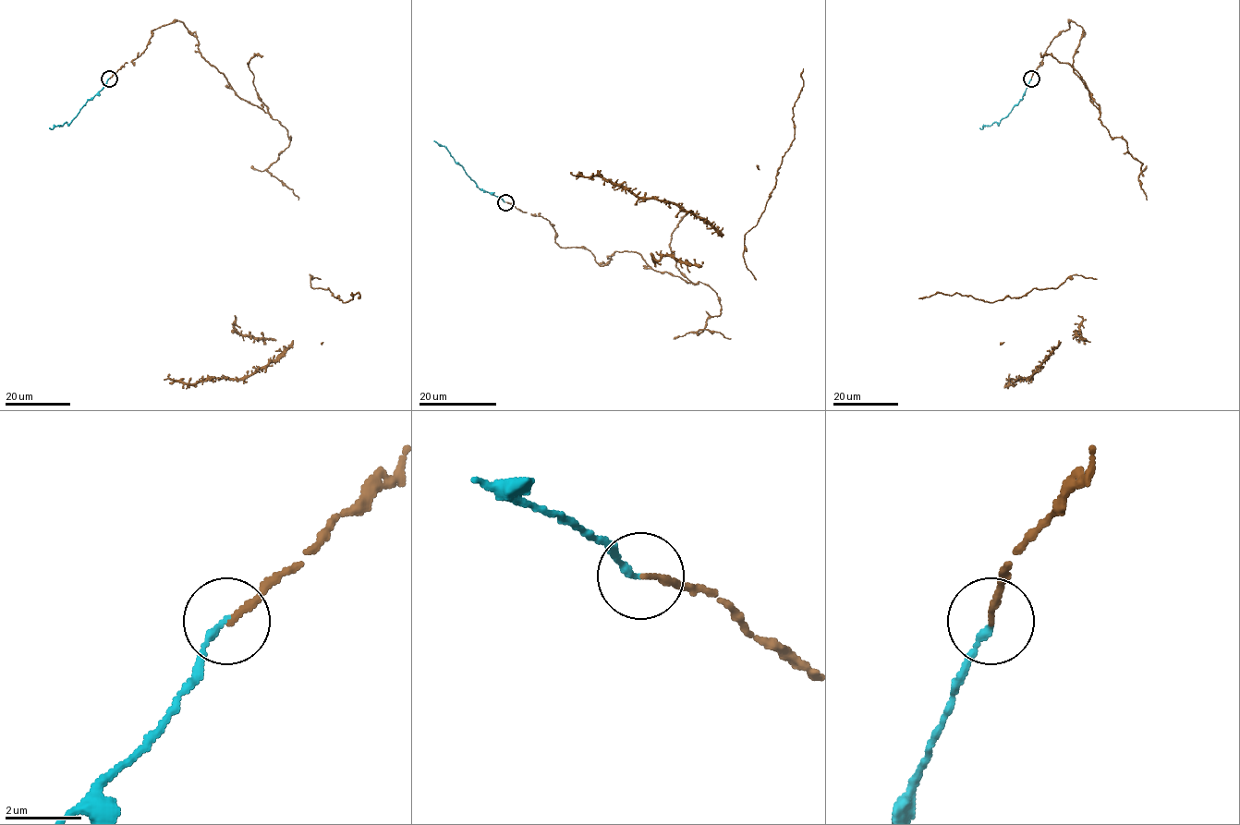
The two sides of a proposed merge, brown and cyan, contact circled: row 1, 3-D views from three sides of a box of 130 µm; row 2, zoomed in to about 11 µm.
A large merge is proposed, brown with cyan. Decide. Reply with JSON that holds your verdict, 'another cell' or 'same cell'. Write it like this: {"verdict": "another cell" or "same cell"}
{"verdict": "same cell"}

